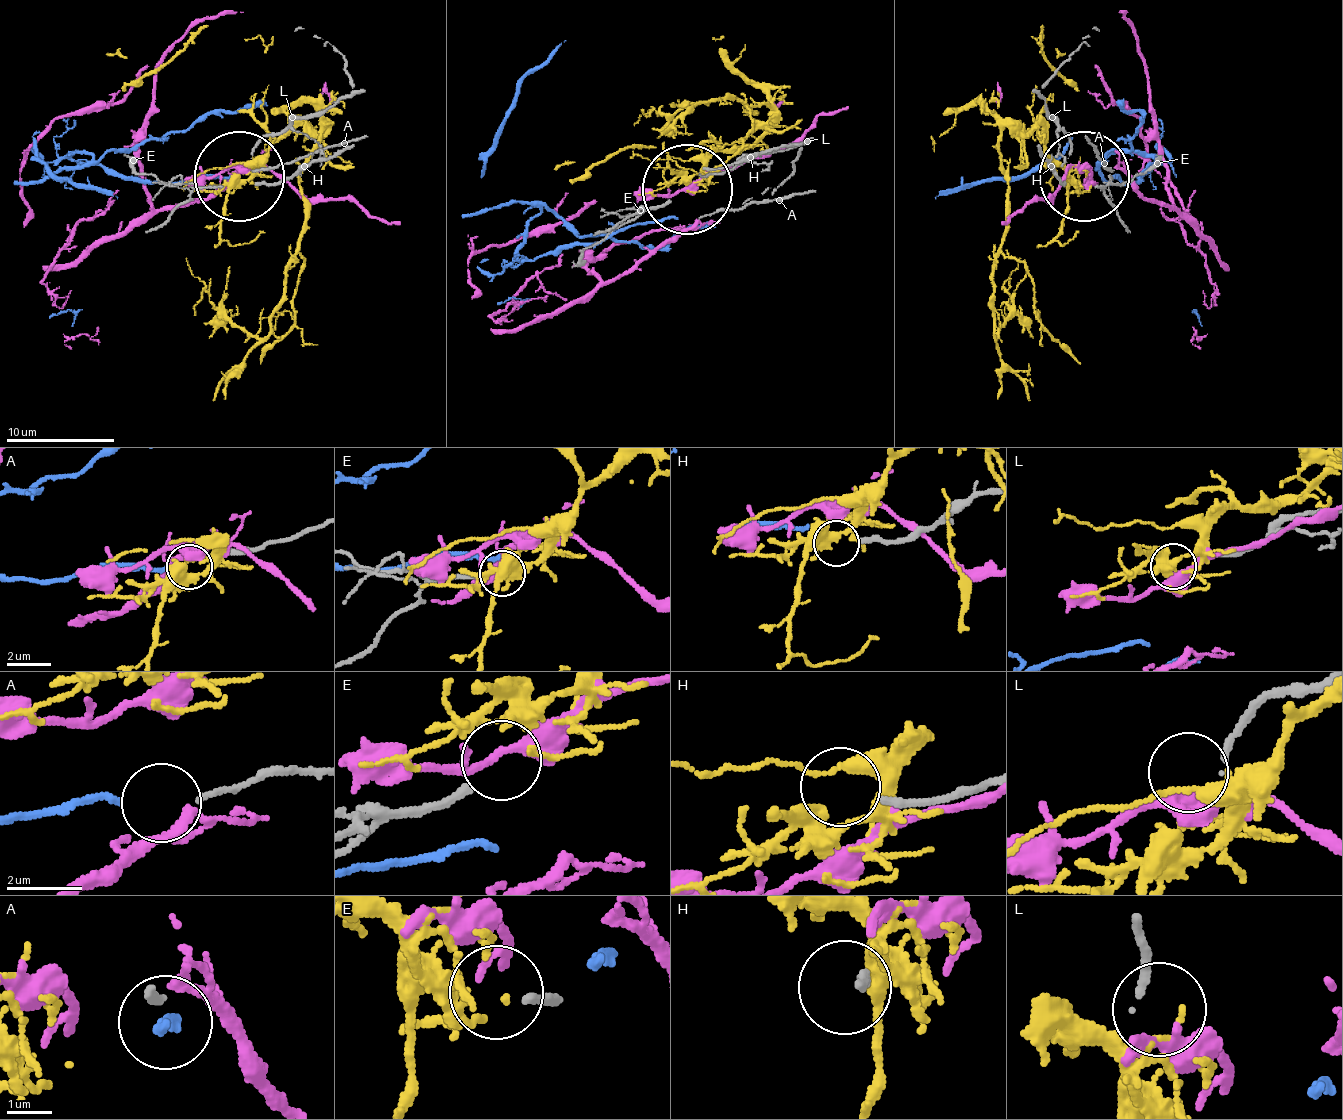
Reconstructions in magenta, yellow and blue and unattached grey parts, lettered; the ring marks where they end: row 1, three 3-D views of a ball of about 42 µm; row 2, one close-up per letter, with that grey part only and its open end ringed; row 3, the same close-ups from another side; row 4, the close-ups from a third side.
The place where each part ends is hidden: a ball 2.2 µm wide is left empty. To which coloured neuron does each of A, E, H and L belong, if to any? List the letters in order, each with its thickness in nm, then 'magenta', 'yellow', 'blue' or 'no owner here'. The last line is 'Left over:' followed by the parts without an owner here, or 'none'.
A: 150 nm | blue
E: 200 nm | yellow
H: 200 nm | no owner here
L: 200 nm | no owner here
Left over: H, L

